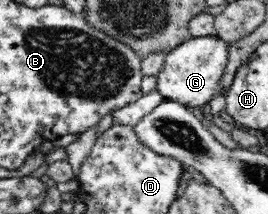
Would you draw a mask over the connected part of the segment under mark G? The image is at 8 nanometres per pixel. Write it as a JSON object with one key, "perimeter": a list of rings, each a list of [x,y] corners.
{"perimeter":[[[219,36],[195,37],[180,43],[165,56],[163,69],[158,73],[157,89],[166,99],[188,107],[209,103],[219,89],[220,79],[229,57],[228,42]]]}

